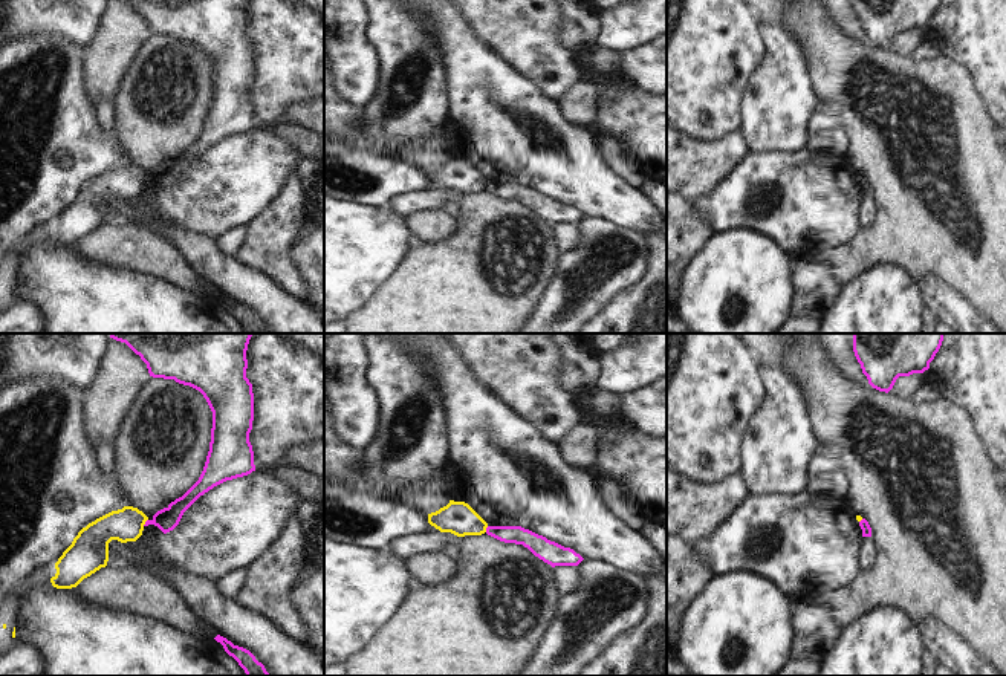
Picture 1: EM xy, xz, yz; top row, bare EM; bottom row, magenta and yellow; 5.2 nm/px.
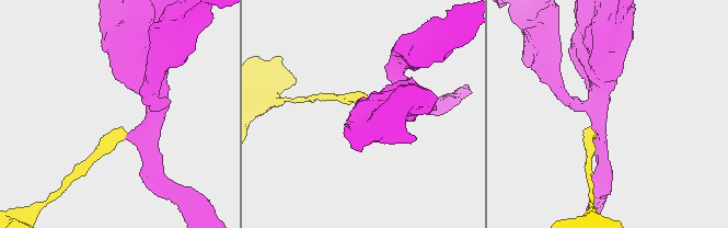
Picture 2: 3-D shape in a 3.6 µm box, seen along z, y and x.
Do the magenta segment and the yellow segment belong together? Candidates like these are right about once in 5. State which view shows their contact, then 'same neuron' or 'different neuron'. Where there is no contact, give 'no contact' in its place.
xy | different neuron

